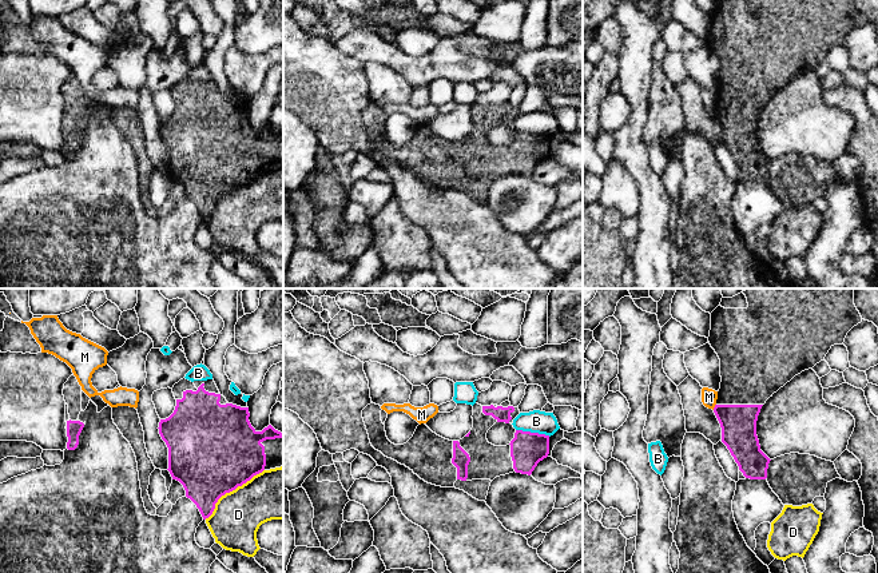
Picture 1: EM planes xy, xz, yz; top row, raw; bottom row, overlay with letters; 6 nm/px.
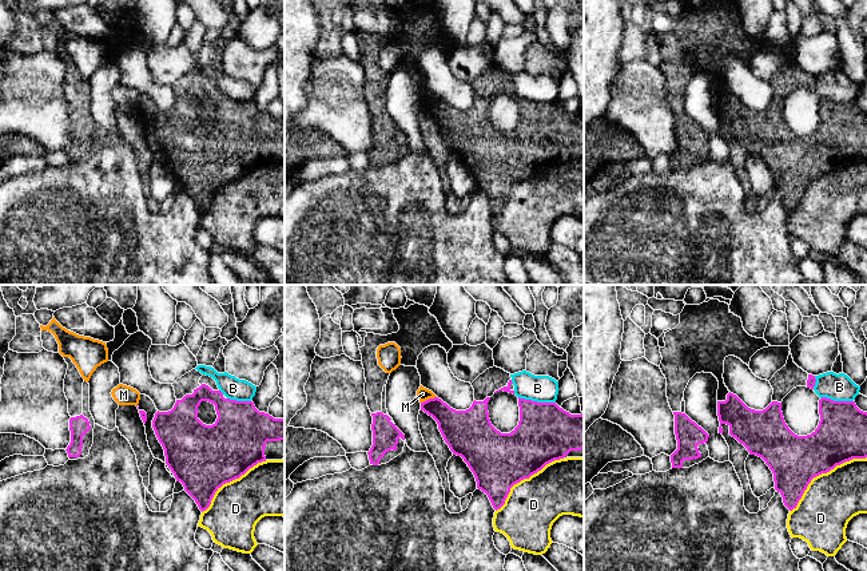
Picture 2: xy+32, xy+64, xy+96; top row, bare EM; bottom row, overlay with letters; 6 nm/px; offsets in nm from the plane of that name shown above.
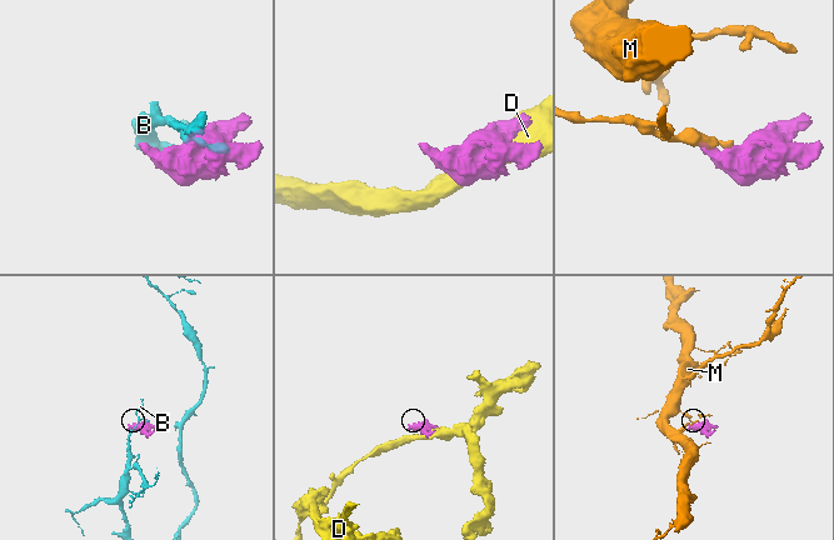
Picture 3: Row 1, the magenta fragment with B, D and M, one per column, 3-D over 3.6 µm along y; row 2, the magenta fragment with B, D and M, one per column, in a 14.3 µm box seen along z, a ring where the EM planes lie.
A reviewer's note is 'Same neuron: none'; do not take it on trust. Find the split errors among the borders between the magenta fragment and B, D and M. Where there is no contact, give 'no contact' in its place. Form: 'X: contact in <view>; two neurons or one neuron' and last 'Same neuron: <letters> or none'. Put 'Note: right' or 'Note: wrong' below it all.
B: contact in xz; two neurons
D: contact in xy; two neurons
M: contact in yz; two neurons
Same neuron: none
Note: right

